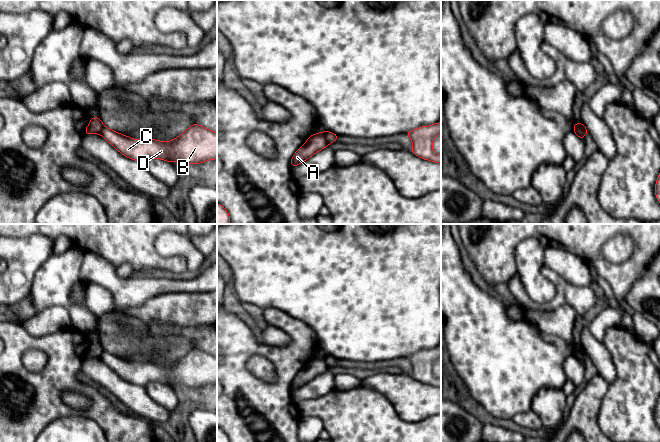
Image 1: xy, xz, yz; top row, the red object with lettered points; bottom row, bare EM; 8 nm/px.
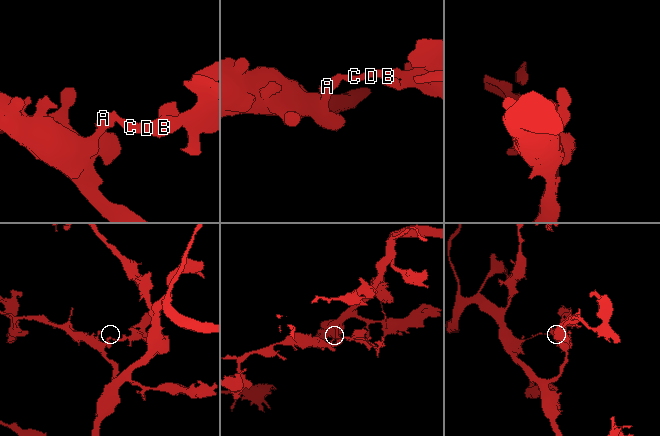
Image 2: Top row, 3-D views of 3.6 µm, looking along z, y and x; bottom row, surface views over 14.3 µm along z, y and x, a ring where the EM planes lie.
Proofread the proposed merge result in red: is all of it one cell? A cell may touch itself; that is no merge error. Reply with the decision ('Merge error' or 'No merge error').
Merge error

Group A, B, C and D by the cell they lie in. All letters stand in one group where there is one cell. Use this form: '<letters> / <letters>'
A / B C D

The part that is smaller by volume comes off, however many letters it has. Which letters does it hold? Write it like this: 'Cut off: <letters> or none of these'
Cut off: B, C, D

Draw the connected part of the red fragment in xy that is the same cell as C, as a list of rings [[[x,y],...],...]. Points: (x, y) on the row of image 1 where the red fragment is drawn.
[[[192,124],[180,136],[164,142],[154,139],[137,140],[103,127],[102,137],[125,157],[145,163],[149,159],[200,164],[217,159],[217,133]]]

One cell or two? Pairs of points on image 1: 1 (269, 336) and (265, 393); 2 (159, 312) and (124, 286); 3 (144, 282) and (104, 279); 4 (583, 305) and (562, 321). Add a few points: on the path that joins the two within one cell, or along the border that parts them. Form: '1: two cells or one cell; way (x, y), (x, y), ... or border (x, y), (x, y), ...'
1: two cells; border (290, 336), (283, 345), (268, 345), (260, 340)
2: two cells; border (167, 292), (155, 295), (139, 306), (123, 310)
3: one cell; way (134, 283), (114, 283)
4: two cells; border (550, 311), (569, 304), (576, 314)

